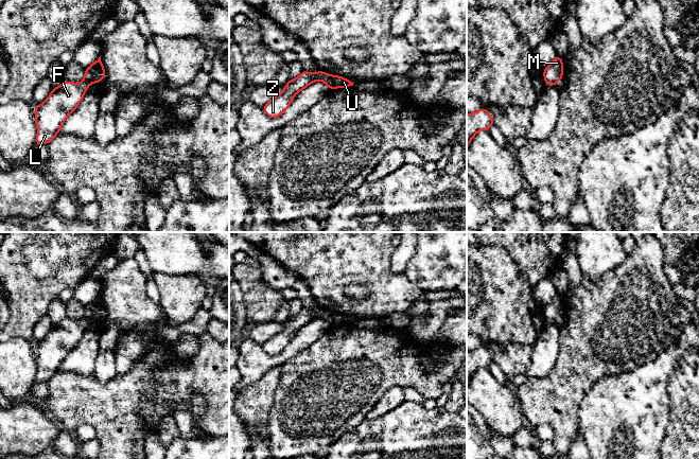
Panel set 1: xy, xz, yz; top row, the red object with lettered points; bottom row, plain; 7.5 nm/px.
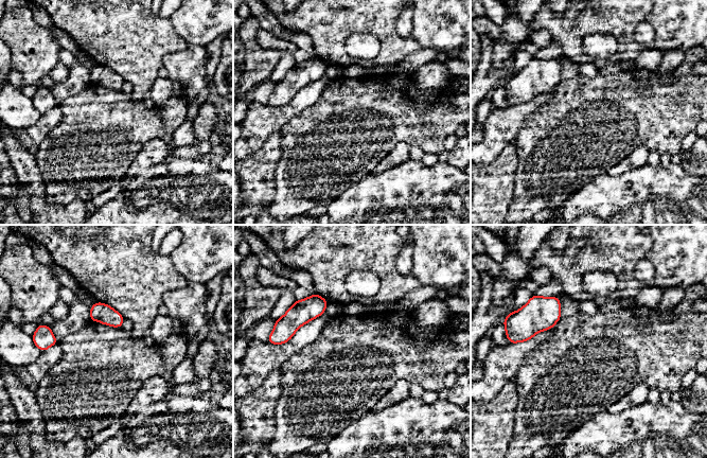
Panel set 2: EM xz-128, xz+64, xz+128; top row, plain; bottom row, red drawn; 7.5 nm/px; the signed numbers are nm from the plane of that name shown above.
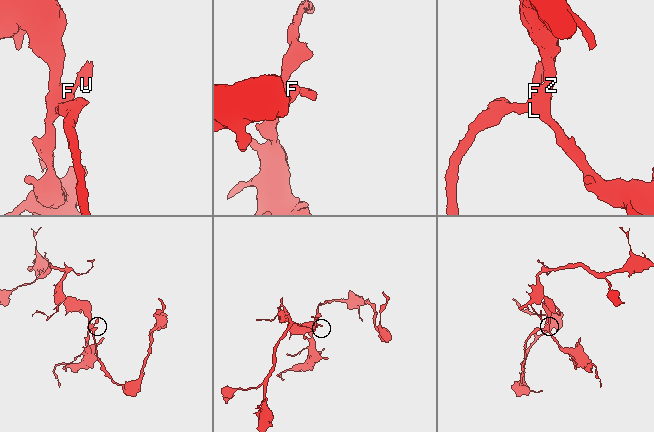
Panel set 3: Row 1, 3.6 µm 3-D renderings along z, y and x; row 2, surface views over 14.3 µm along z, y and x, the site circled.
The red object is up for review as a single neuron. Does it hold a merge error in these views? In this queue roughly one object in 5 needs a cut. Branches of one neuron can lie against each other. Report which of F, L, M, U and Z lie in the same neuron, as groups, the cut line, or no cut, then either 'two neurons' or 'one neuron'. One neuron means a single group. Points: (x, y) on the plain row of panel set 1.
F L Z / M U | xz (326, 311), (320, 317) | two neurons

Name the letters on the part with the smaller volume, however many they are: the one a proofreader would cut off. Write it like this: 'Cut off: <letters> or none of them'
Cut off: M, U

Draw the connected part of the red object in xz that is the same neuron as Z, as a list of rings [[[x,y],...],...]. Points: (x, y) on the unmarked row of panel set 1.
[[[303,307],[298,315],[289,317],[284,322],[284,328],[280,332],[274,334],[262,345],[264,351],[273,356],[280,354],[287,348],[294,334],[298,330],[305,326],[312,320],[321,318],[325,312],[326,310],[321,307],[316,311],[309,311]]]

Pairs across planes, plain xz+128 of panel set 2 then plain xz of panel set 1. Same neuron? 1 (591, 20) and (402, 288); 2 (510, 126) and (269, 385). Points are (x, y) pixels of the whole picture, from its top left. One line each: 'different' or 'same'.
1: same
2: different

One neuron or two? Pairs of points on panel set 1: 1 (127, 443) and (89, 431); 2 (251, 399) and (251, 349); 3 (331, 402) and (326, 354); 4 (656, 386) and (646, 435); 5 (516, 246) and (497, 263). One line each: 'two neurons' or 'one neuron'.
1: two neurons
2: two neurons
3: one neuron
4: one neuron
5: two neurons

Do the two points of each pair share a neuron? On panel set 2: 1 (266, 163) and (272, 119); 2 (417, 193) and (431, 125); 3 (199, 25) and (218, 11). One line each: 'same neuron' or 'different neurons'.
1: different neurons
2: different neurons
3: same neuron

